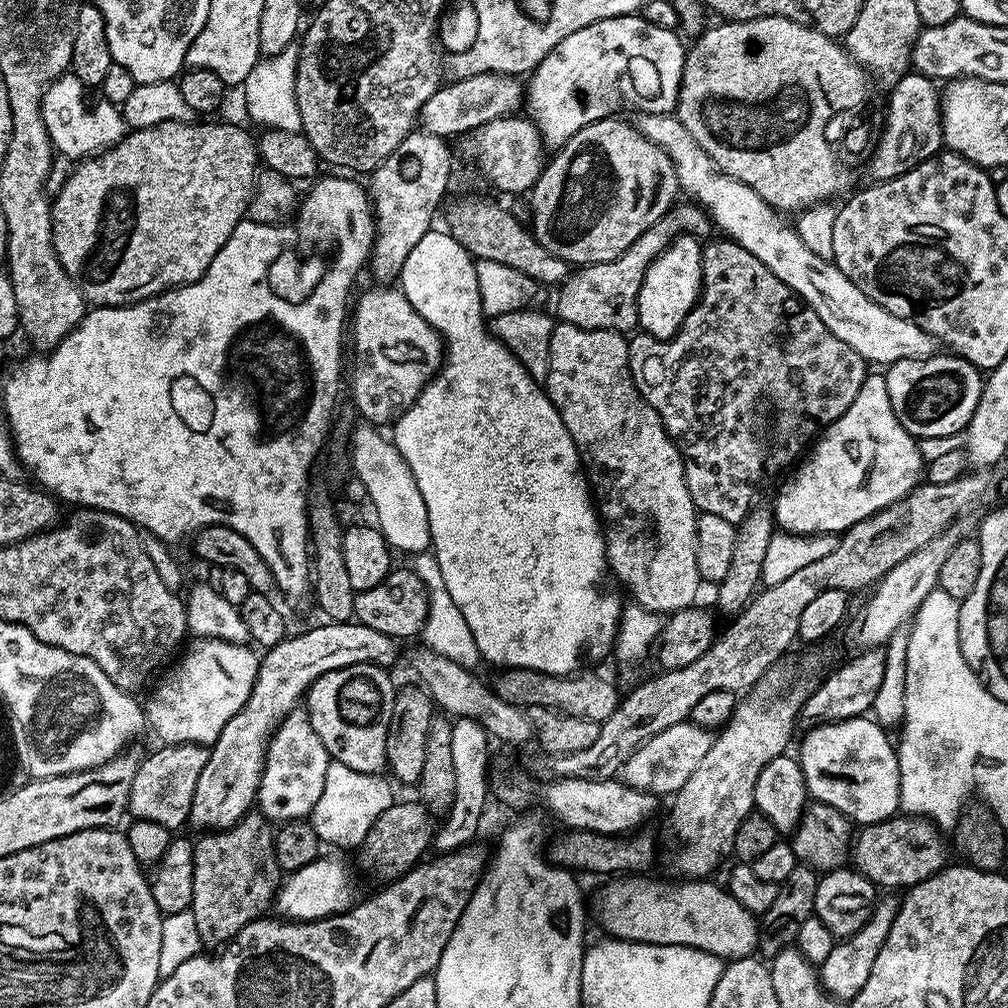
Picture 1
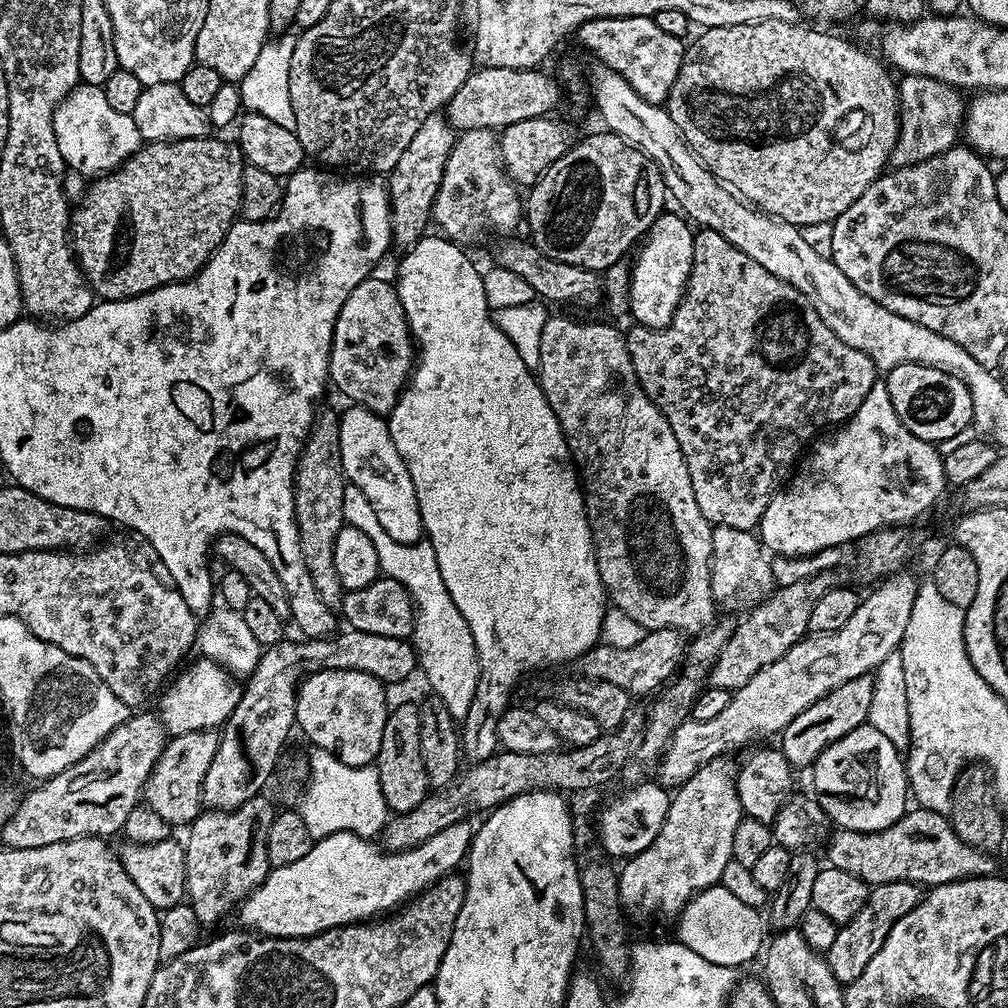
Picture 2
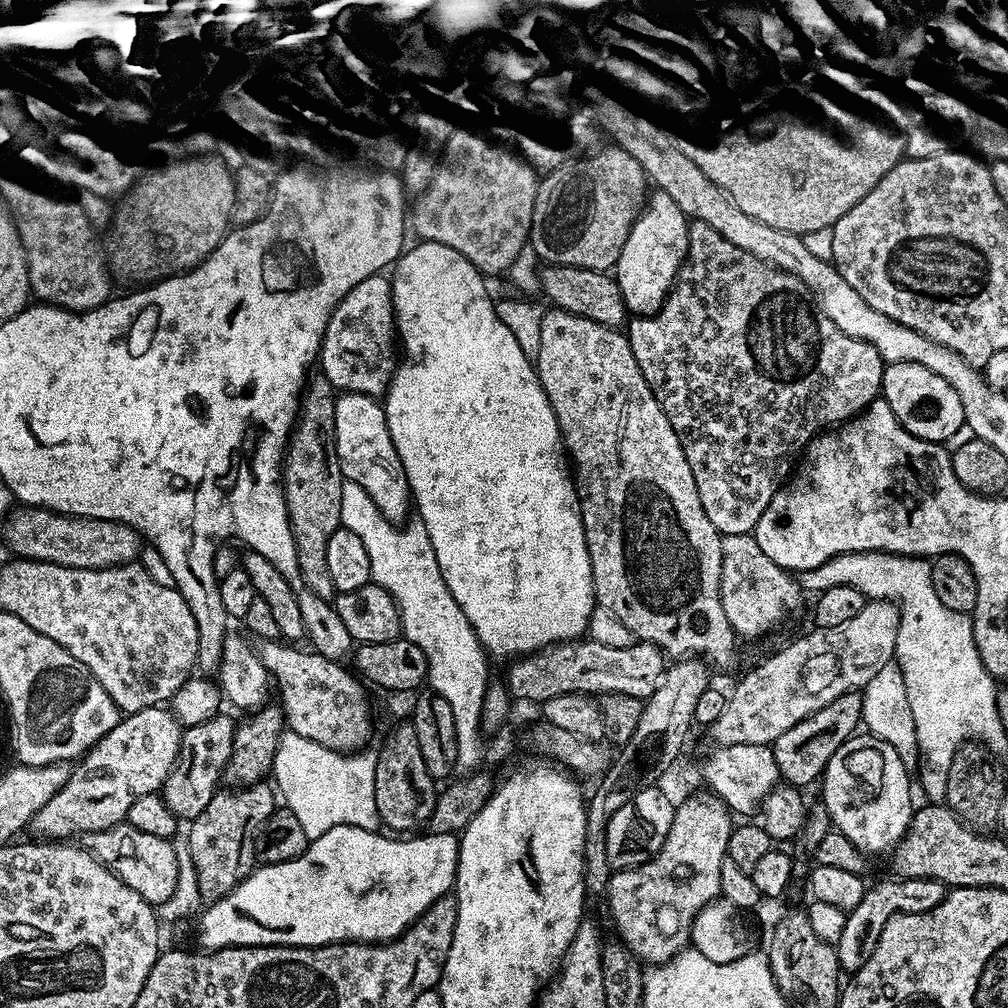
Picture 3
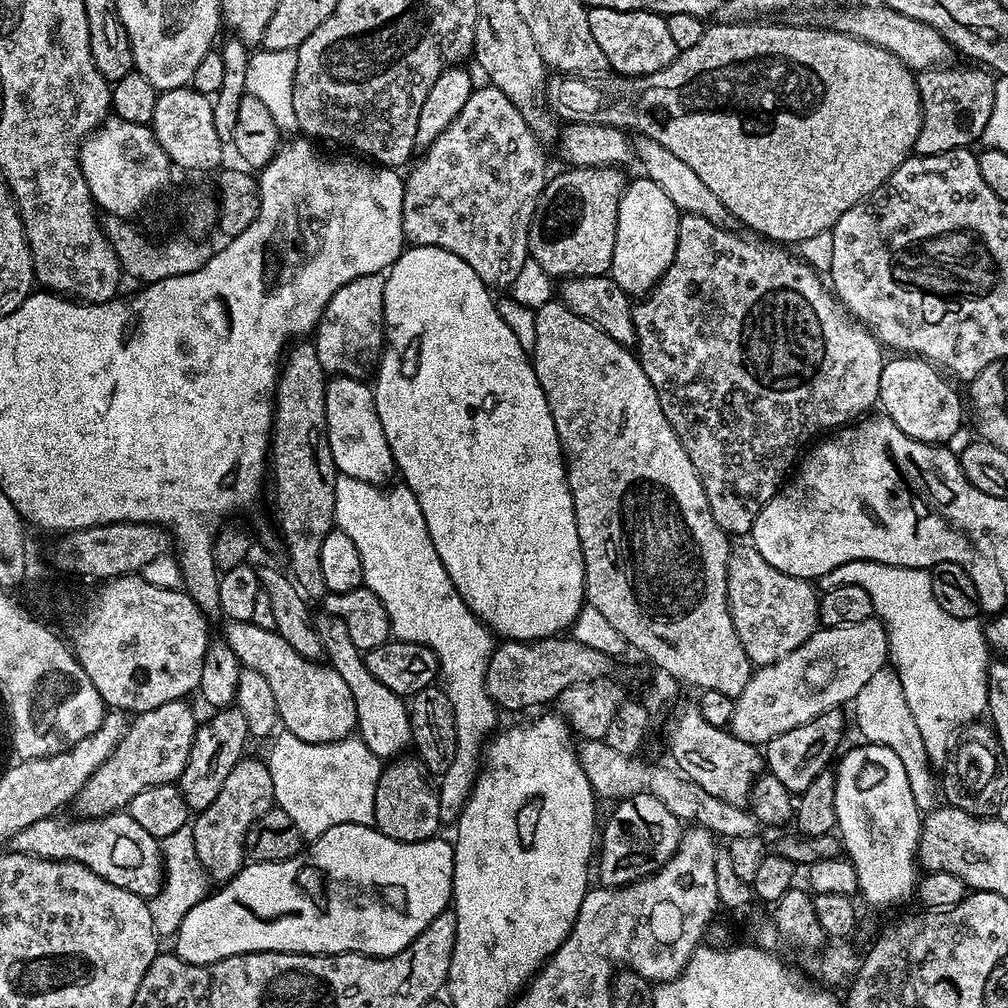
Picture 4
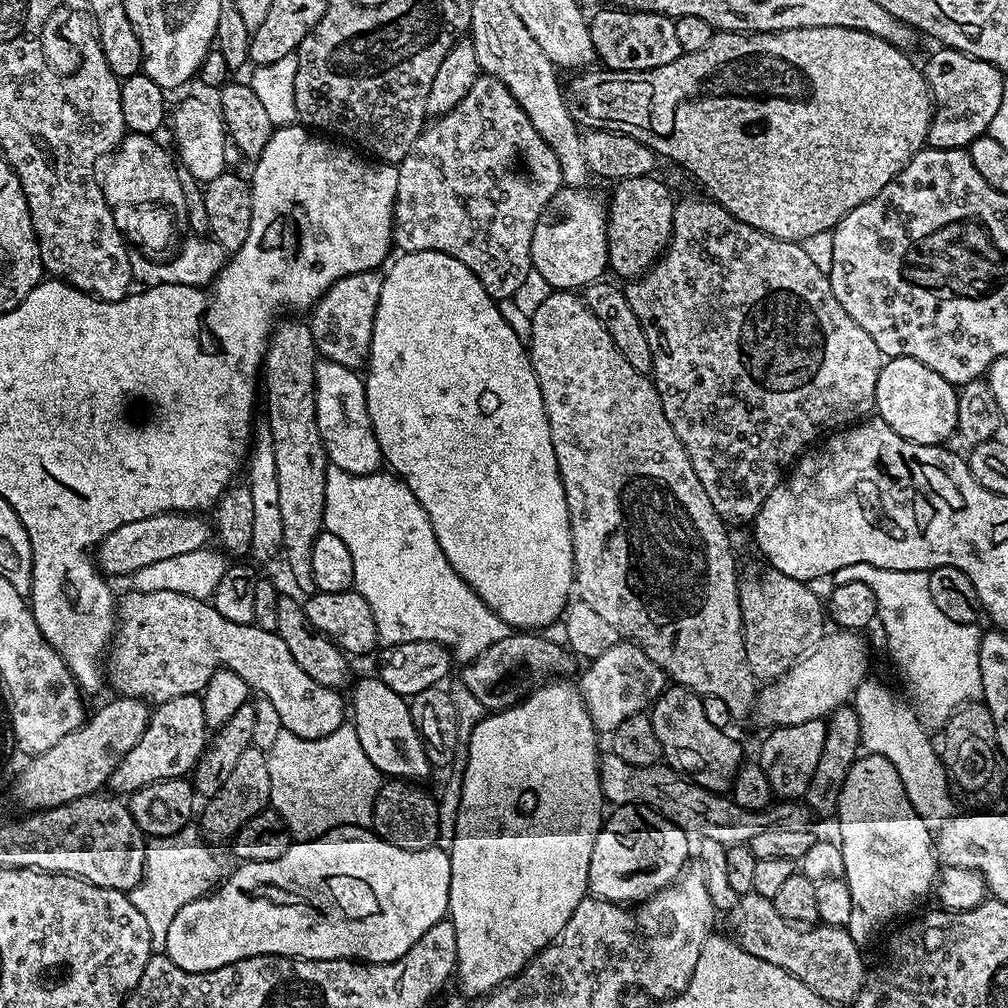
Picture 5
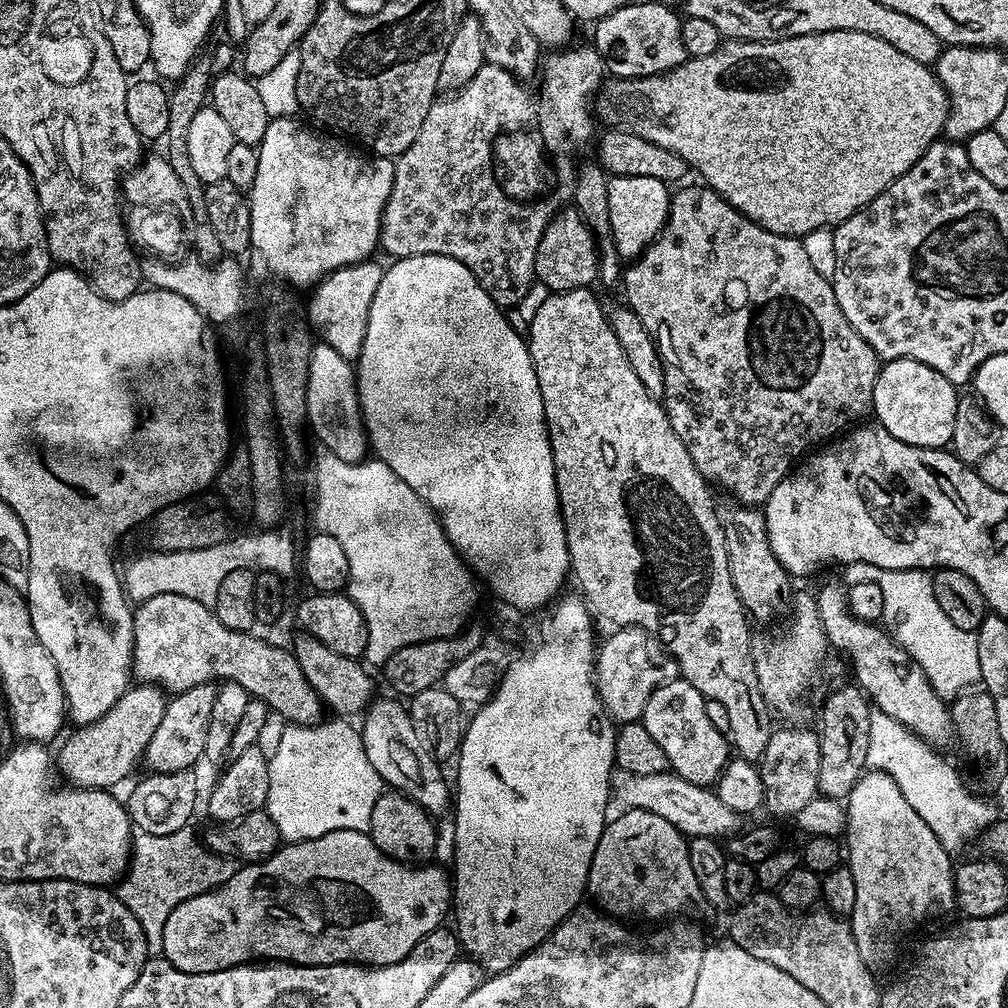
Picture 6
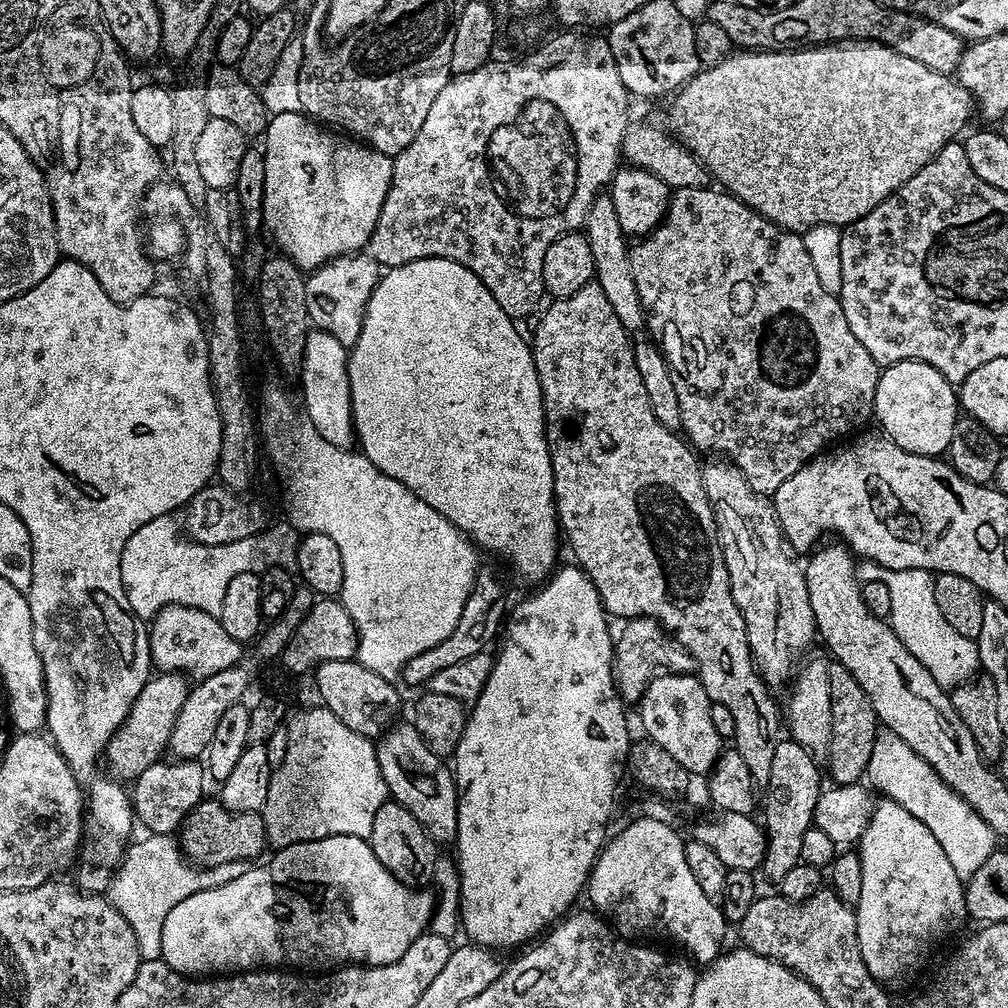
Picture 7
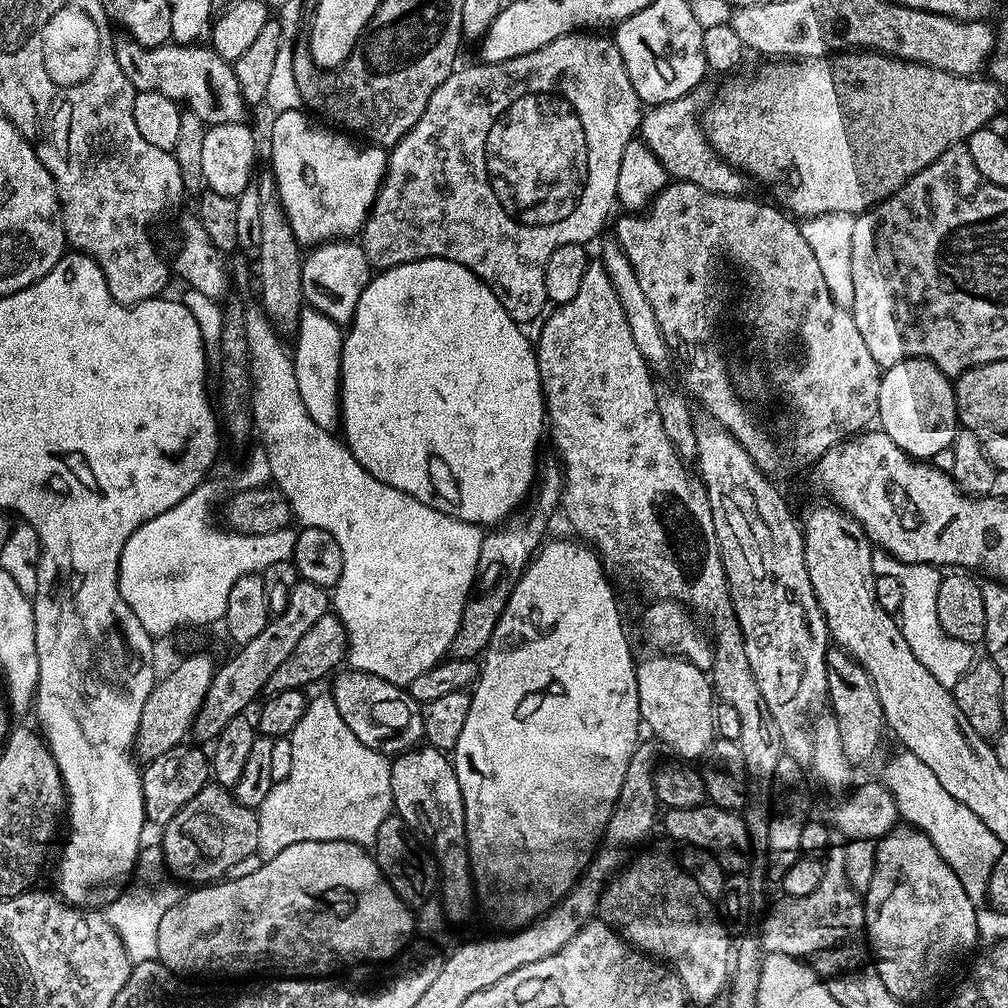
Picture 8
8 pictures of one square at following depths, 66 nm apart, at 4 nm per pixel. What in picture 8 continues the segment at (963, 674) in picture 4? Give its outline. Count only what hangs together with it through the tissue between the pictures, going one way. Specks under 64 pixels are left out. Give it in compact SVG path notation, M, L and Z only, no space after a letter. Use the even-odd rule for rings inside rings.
M876 550L872 553L872 572L877 576L893 576L902 586L902 606L898 613L898 623L910 650L914 650L914 658L942 682L942 686L952 689L966 674L966 670L974 662L973 645L958 642L958 638L950 638L946 630L942 630L942 622L938 622L938 586L942 575L941 569L934 564L907 564L894 558L888 552Z

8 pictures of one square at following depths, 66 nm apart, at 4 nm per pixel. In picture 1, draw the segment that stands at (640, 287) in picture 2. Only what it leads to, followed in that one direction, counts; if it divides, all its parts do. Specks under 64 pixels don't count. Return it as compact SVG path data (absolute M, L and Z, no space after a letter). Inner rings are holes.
M681 234L673 239L669 248L654 258L642 278L642 288L638 290L636 299L639 327L647 335L659 340L669 340L680 329L686 314L700 296L703 253L701 241L697 237Z

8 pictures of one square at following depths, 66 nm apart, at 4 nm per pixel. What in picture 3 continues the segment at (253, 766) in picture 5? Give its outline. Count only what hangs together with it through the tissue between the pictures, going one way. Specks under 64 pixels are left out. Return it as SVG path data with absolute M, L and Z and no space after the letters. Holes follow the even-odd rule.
M248 790L237 800L209 802L202 814L187 825L186 845L189 848L193 875L201 905L215 906L229 900L243 884L255 880L262 871L260 830L271 818L274 803L262 790Z

